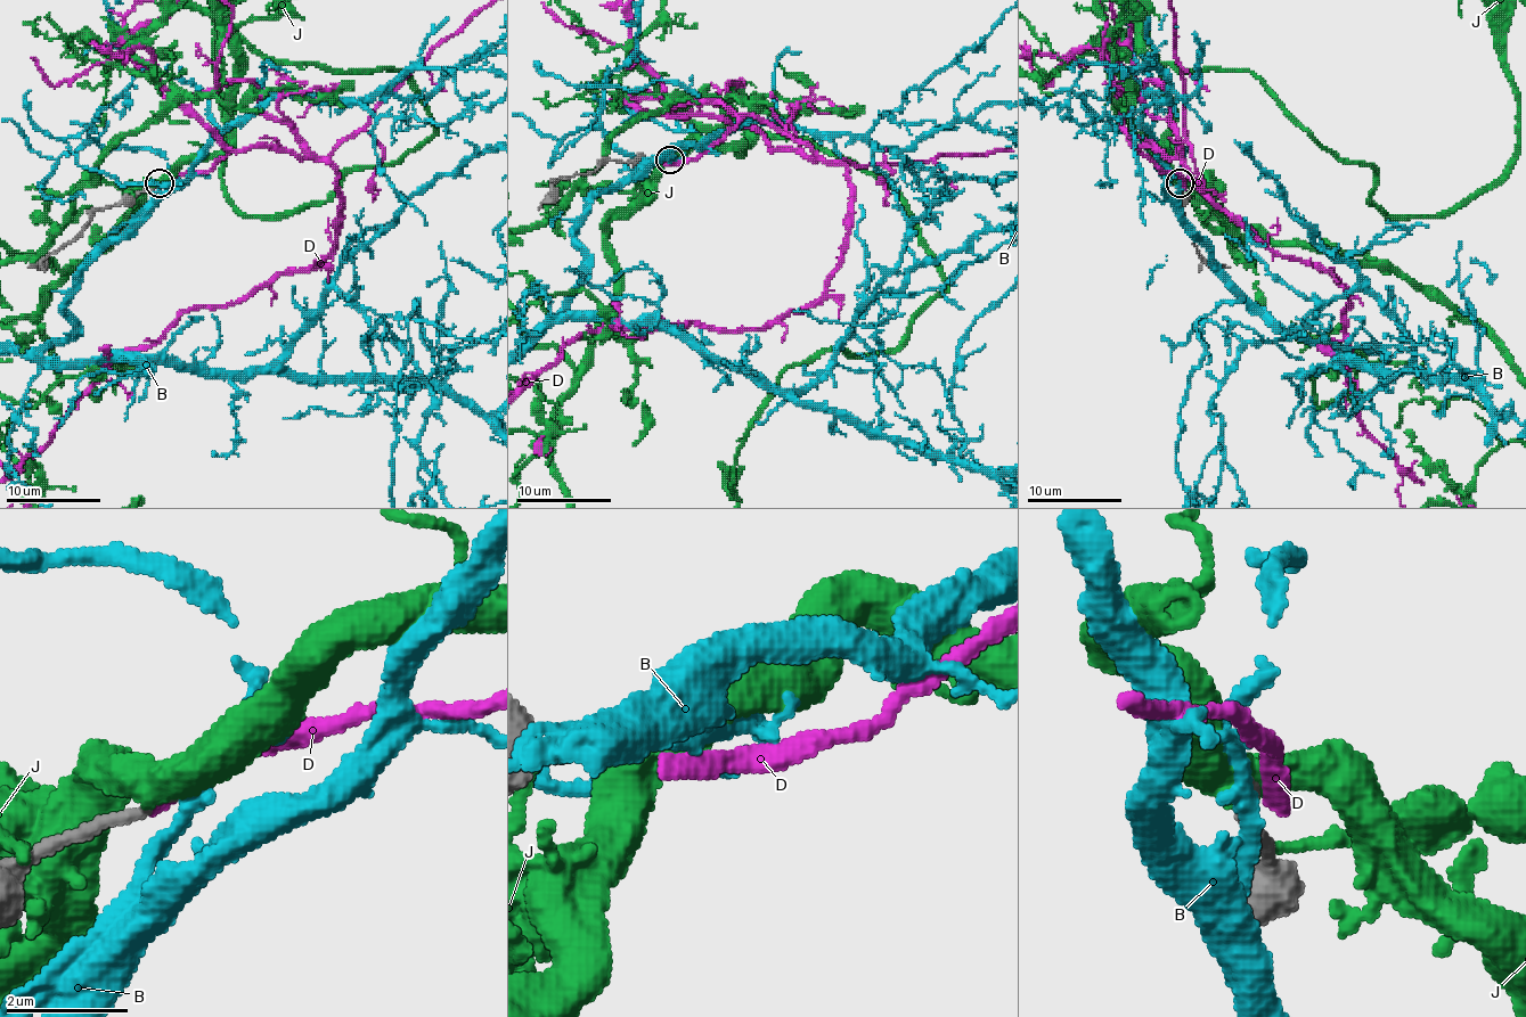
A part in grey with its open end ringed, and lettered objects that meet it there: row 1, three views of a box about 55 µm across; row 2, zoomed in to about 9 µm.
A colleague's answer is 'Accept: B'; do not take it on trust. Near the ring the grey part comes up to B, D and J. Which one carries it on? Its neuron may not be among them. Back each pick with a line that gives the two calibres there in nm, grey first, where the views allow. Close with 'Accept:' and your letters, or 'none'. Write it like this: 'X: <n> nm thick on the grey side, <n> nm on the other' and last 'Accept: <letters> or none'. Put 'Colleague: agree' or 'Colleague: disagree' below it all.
Accept: none
Colleague: disagree

